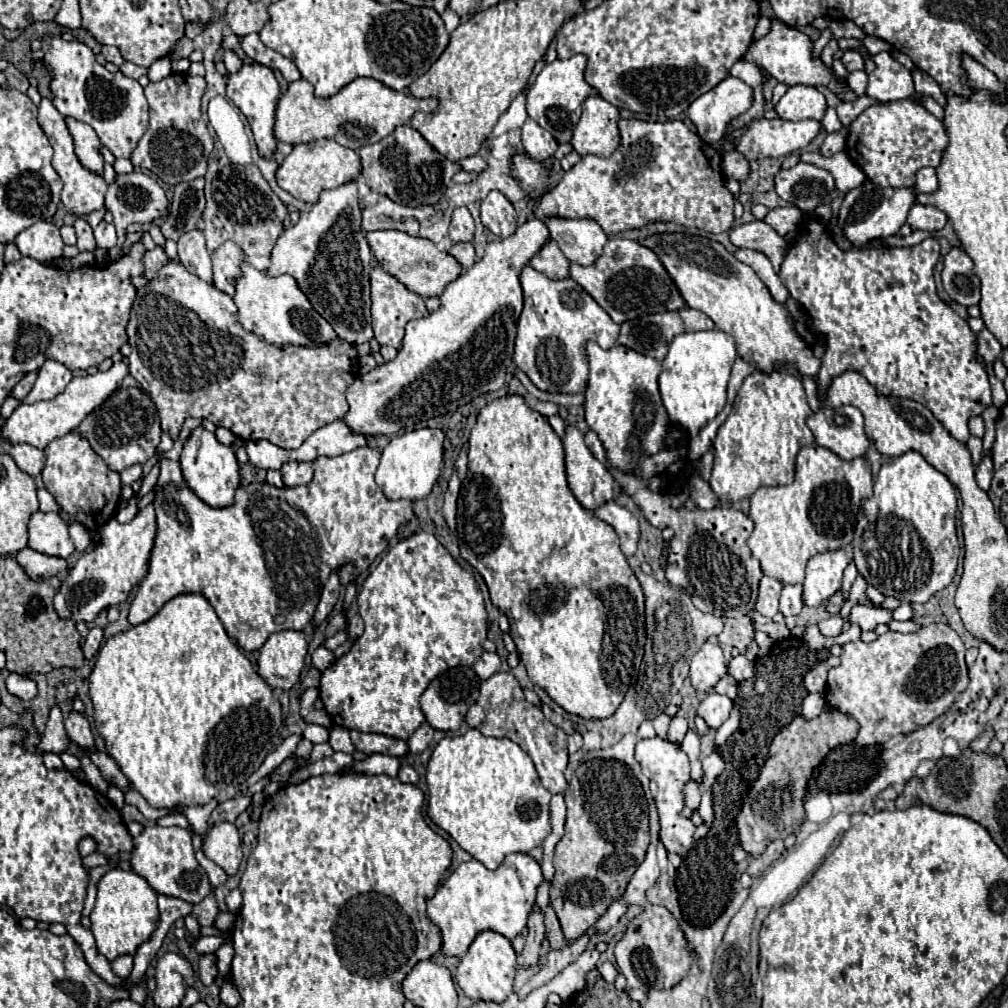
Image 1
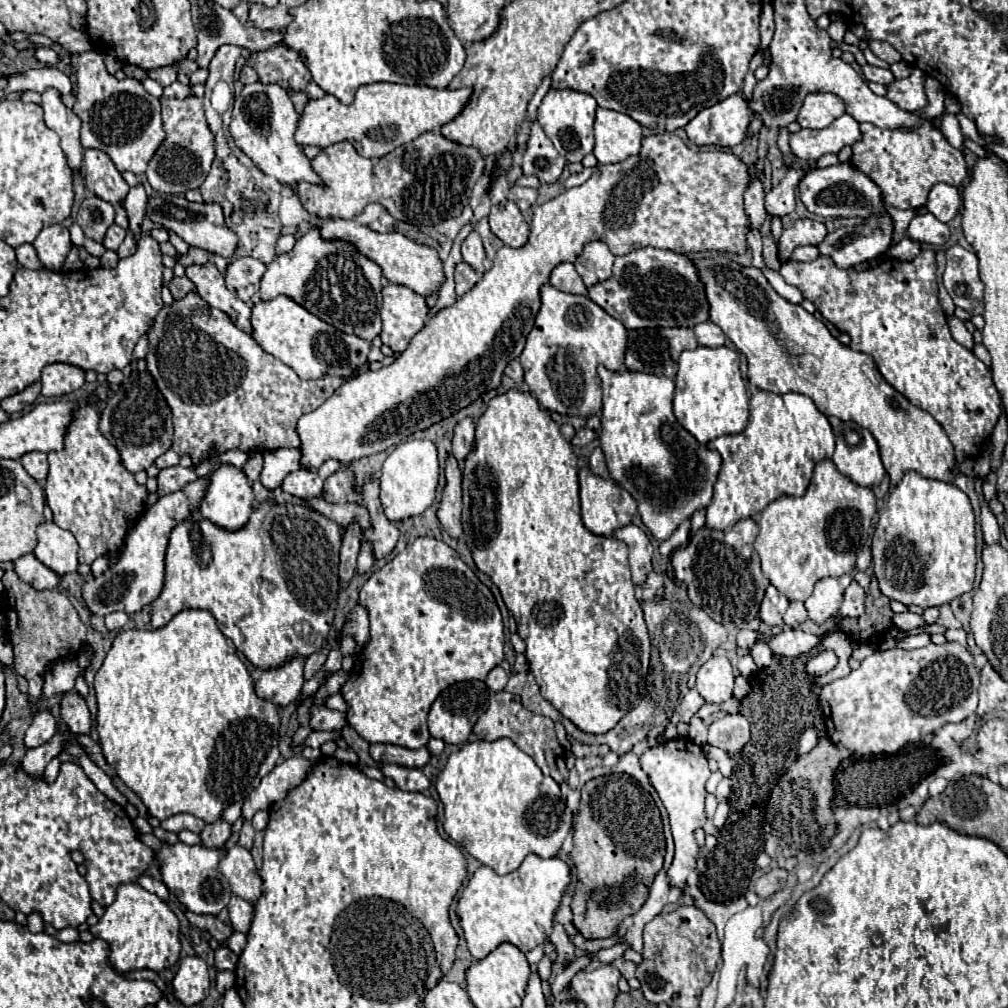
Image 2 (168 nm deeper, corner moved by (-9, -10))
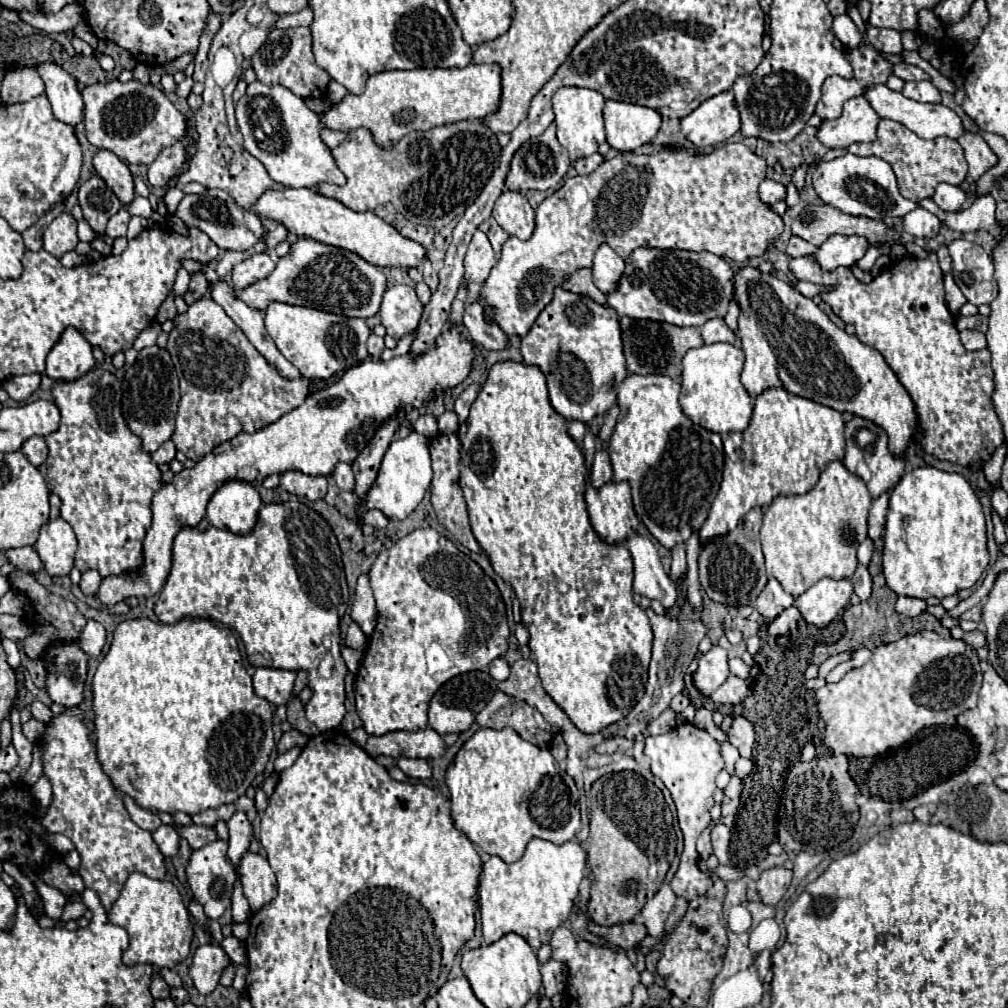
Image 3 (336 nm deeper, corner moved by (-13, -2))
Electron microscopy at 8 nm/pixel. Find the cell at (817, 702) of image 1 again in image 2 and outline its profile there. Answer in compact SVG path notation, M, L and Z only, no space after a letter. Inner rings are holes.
M807 727L803 731L803 735L801 735L801 741L799 741L799 753L809 753L815 747L817 737L819 737L817 729L815 727Z

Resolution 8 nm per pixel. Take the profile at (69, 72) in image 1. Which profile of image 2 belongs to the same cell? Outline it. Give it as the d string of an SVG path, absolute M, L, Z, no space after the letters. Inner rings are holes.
M99 51L71 53L71 67L77 77L77 97L73 113L81 119L81 145L85 149L95 147L111 157L119 171L133 171L135 175L145 173L149 159L153 157L159 143L165 139L161 129L161 107L159 99L143 89L143 83L131 77L119 81L109 75Z

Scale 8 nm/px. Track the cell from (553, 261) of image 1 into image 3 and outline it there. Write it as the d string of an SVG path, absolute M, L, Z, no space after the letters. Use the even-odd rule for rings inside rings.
M579 269L579 271L575 271L561 287L567 289L567 291L571 291L571 293L587 295L587 297L591 297L593 301L597 301L599 305L605 305L605 295L593 285L591 269Z

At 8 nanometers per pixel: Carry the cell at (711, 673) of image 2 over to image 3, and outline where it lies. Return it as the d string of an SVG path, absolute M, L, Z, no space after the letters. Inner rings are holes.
M713 645L709 653L699 659L699 667L693 675L693 683L701 695L709 697L729 675L727 651L719 645Z

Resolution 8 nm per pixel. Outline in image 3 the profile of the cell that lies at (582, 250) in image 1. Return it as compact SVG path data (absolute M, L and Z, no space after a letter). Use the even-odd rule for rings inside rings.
M601 245L595 253L595 259L593 259L593 269L591 269L593 283L603 293L615 291L617 283L623 275L623 269L625 269L625 261L609 245Z

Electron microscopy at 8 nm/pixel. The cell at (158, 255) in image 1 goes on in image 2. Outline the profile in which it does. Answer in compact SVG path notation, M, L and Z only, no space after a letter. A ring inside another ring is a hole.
M173 277L173 279L167 283L167 287L169 287L169 291L171 291L171 295L173 295L175 299L181 299L181 297L185 297L189 291L195 291L193 283L191 283L187 277Z

